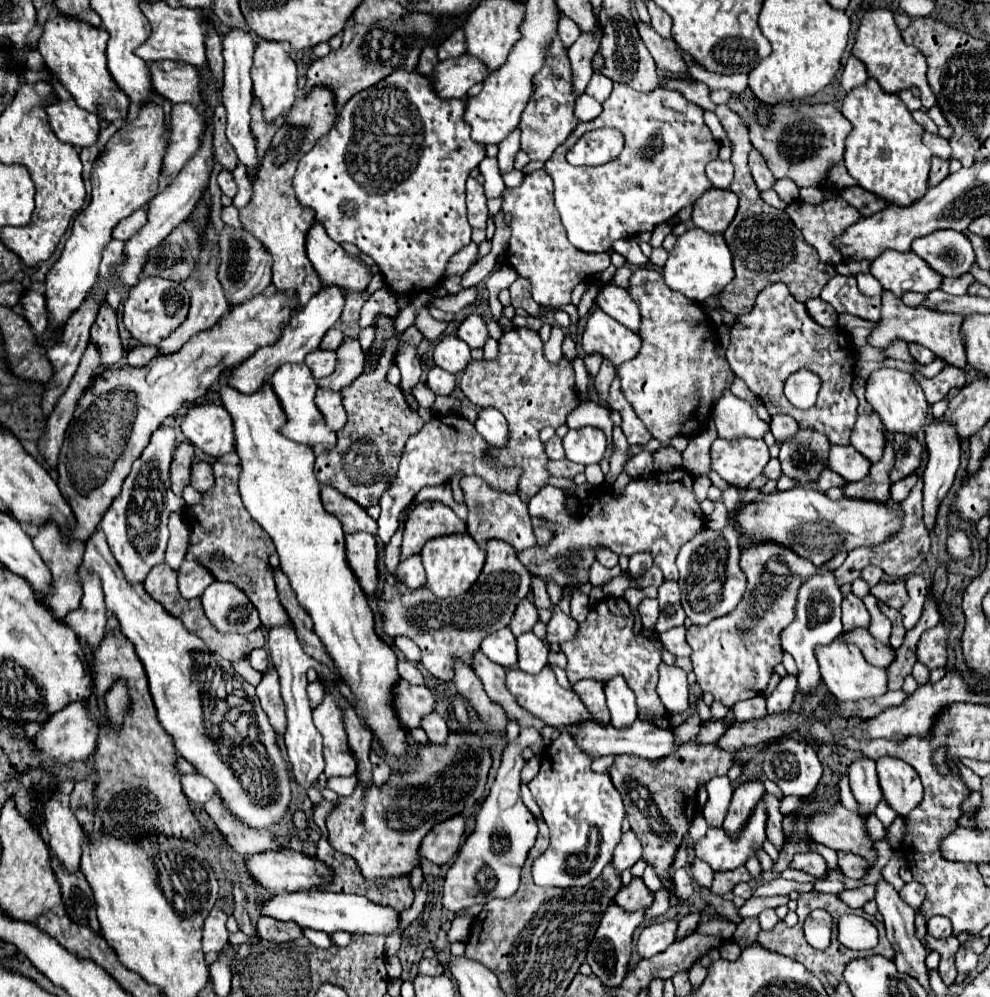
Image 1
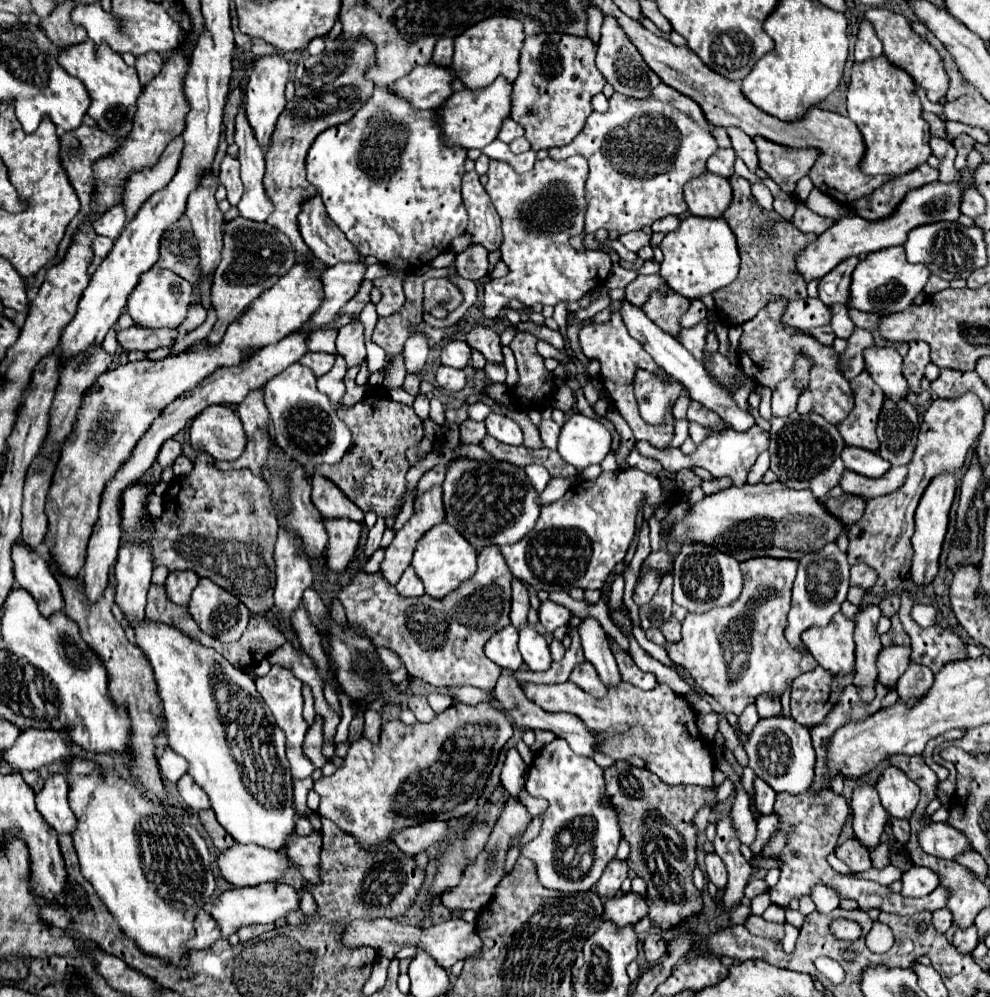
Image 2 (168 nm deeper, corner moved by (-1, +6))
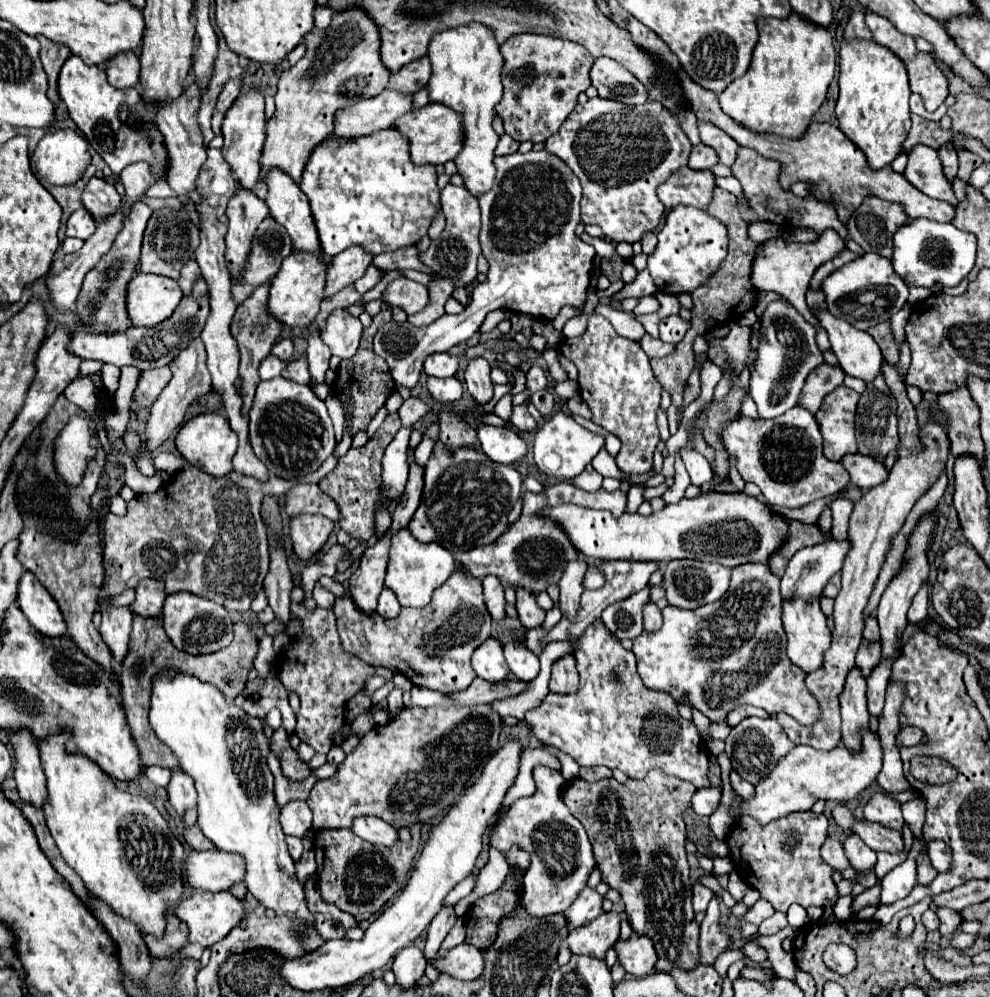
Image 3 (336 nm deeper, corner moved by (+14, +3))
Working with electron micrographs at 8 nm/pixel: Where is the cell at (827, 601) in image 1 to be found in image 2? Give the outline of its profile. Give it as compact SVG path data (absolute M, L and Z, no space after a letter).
M836 544L824 546L820 552L806 554L800 560L798 566L798 576L794 580L792 588L792 608L788 614L788 626L786 626L786 640L798 650L798 652L808 652L806 644L802 642L802 632L812 628L812 626L828 626L832 616L840 612L840 604L846 600L850 580L848 580L850 566L846 562L846 554L840 552Z

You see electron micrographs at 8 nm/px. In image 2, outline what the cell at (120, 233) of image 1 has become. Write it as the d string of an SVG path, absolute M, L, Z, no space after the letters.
M120 204L116 208L110 208L106 214L102 214L100 220L96 220L96 224L94 224L94 228L100 236L108 236L112 240L116 240L120 236L124 226L126 226L126 212Z

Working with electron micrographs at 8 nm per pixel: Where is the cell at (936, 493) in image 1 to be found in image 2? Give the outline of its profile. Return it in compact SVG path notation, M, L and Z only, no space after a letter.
M942 472L940 476L934 476L934 480L928 484L928 488L924 490L924 496L922 496L922 500L916 508L916 532L912 536L914 560L912 560L912 568L910 568L910 576L916 584L928 584L938 574L938 558L940 558L944 536L946 536L948 512L950 512L954 494L956 494L954 474L952 472L950 474Z

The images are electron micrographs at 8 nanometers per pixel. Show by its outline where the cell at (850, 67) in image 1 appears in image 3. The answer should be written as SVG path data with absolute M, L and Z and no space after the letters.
M855 11L849 17L849 23L845 27L845 39L853 39L853 37L861 37L861 39L871 39L871 31L865 23L865 13L863 11Z

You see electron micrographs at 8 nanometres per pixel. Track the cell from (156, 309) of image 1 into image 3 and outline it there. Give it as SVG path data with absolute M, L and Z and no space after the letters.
M137 273L127 289L127 313L137 327L153 327L169 319L183 293L177 281L159 275Z

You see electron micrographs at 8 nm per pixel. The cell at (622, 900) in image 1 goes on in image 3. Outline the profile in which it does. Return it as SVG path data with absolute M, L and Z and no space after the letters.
M601 913L595 921L581 929L575 929L567 937L569 949L577 955L593 955L595 959L603 959L607 949L613 947L613 943L619 939L619 925L621 913Z

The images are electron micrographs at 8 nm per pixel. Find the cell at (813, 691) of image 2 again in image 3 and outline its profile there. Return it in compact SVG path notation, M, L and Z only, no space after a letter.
M929 421L921 427L921 443L923 449L917 453L911 453L899 445L899 459L893 465L889 479L863 493L863 497L855 503L855 509L851 513L849 521L849 541L851 541L851 551L843 563L841 569L841 591L834 599L833 619L835 619L835 629L833 629L833 641L829 651L825 651L827 665L821 669L807 673L807 689L815 695L815 699L821 705L823 717L819 723L813 727L805 727L797 723L795 719L786 713L776 715L777 722L787 733L787 737L795 745L809 745L813 749L821 751L831 751L833 747L839 745L841 741L841 713L839 713L839 695L843 691L845 679L849 671L855 667L855 653L857 647L863 639L863 627L865 627L865 607L869 601L869 595L873 591L873 585L879 577L881 565L885 561L885 555L891 545L891 537L903 527L905 517L909 515L911 507L915 501L929 491L929 487L937 481L939 473L945 469L945 461L949 457L949 439L943 423Z

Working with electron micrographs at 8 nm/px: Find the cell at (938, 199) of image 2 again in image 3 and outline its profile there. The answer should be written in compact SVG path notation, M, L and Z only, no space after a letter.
M827 229L815 243L787 243L781 237L773 237L757 247L757 255L753 259L753 273L751 273L753 287L757 287L759 291L775 291L783 295L789 303L793 303L793 307L797 307L797 311L817 327L817 345L821 351L831 351L831 345L825 331L817 325L815 317L809 313L809 307L805 303L805 293L815 269L823 265L827 259L833 259L843 247L845 241L833 229Z

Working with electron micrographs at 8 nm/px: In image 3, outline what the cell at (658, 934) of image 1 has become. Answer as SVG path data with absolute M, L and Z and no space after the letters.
M635 931L627 941L619 939L615 943L615 953L621 967L635 977L649 975L657 961L657 953L649 935L637 935Z

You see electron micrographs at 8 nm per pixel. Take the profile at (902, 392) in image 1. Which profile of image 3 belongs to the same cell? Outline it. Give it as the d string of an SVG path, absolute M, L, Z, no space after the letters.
M815 307L811 313L817 319L817 323L827 331L831 349L837 355L845 375L863 379L865 383L873 381L883 365L881 349L873 341L873 337L865 331L855 329L843 319L829 315L827 309Z

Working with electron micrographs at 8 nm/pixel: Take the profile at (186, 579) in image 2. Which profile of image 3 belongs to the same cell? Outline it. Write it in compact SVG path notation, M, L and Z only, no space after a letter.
M143 579L135 587L135 601L129 605L129 609L133 615L159 617L165 599L167 599L167 595L165 595L163 583L155 581L155 579Z

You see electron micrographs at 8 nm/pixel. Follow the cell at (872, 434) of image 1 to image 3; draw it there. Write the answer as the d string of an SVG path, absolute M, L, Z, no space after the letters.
M841 385L831 391L821 409L815 413L823 435L825 457L831 461L841 461L843 455L857 453L855 441L855 409L857 409L859 393Z

